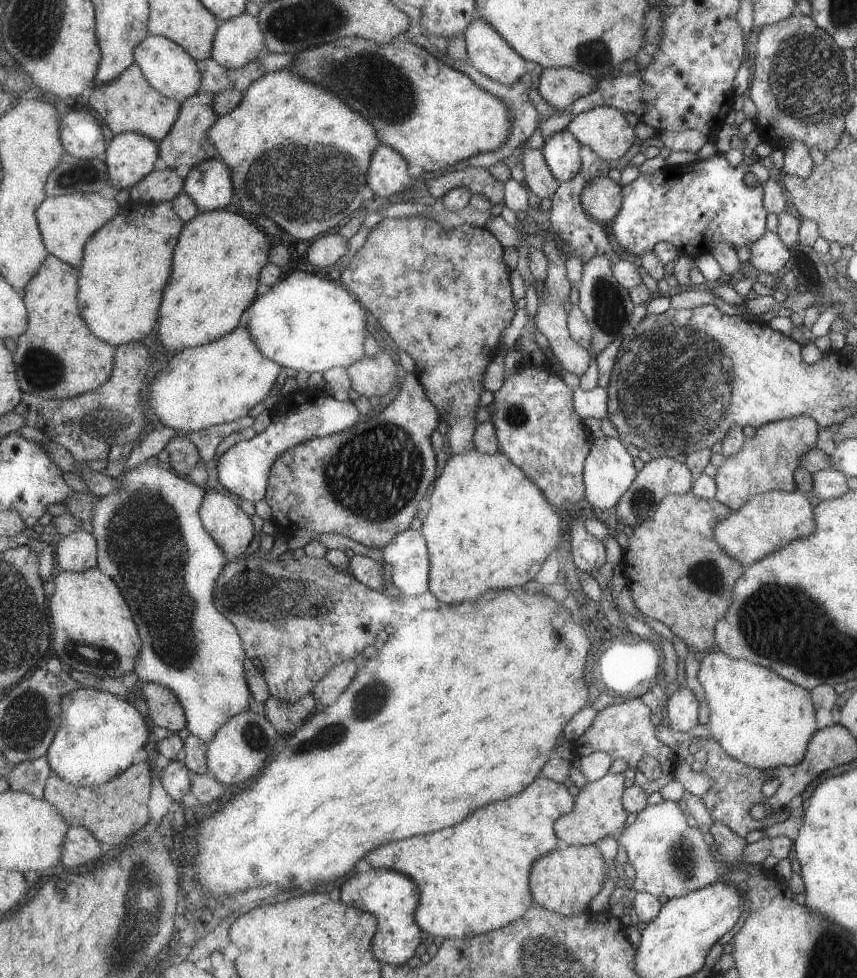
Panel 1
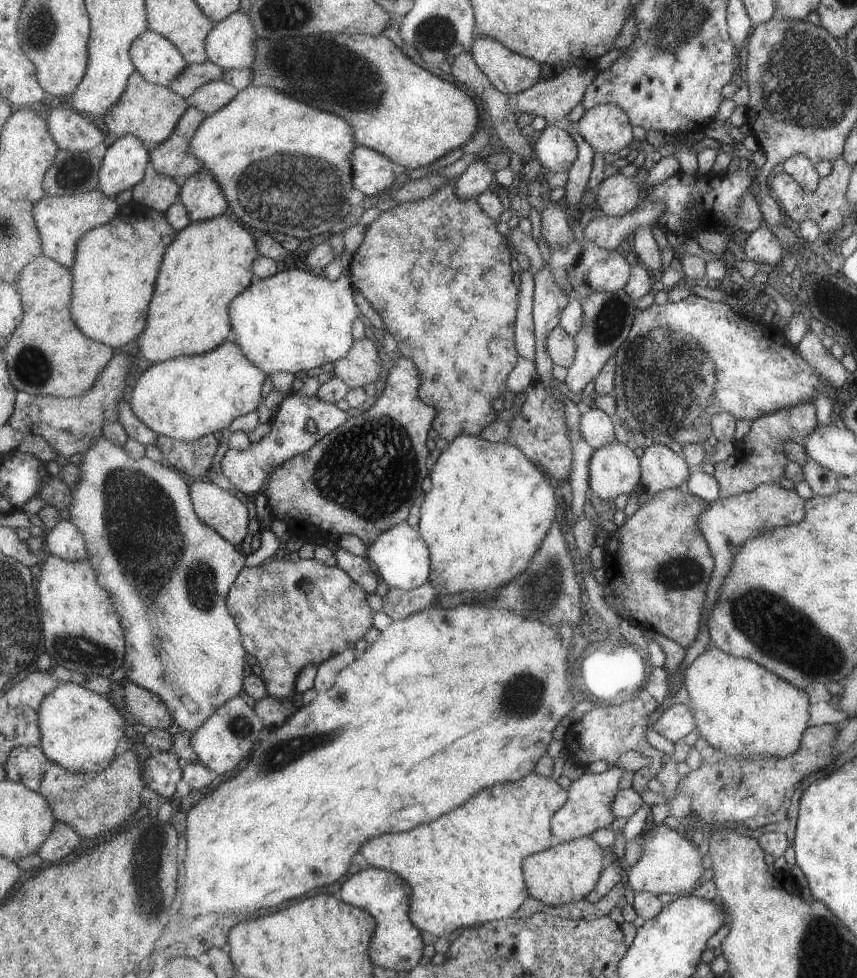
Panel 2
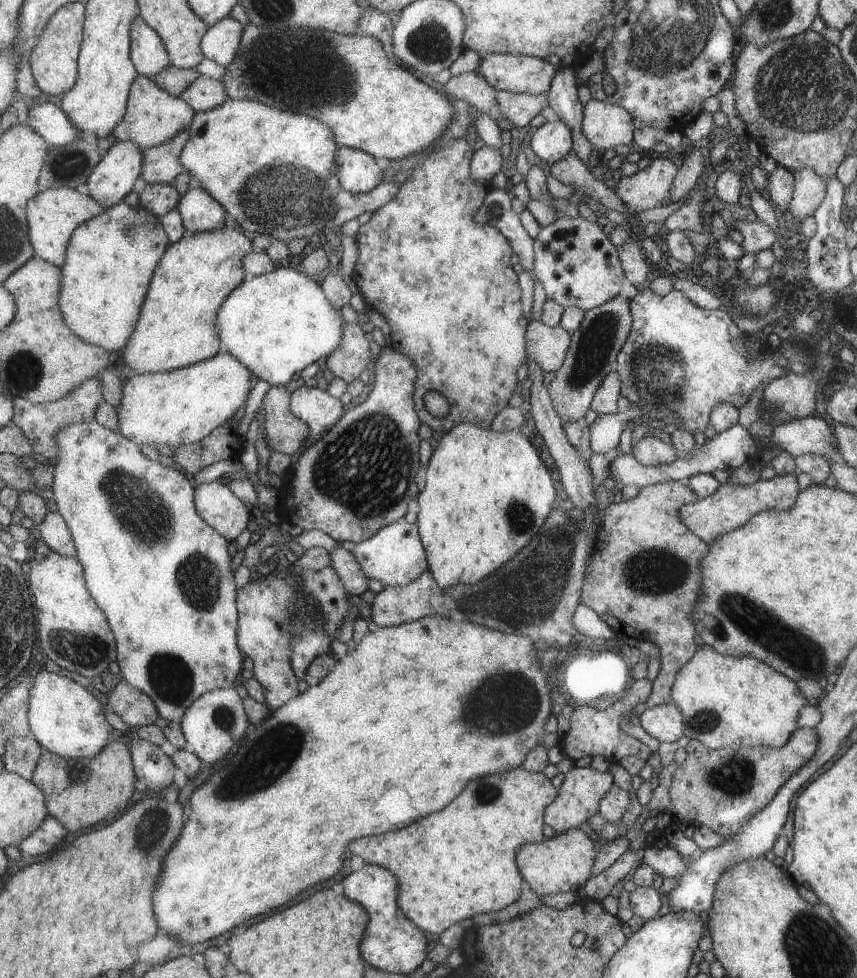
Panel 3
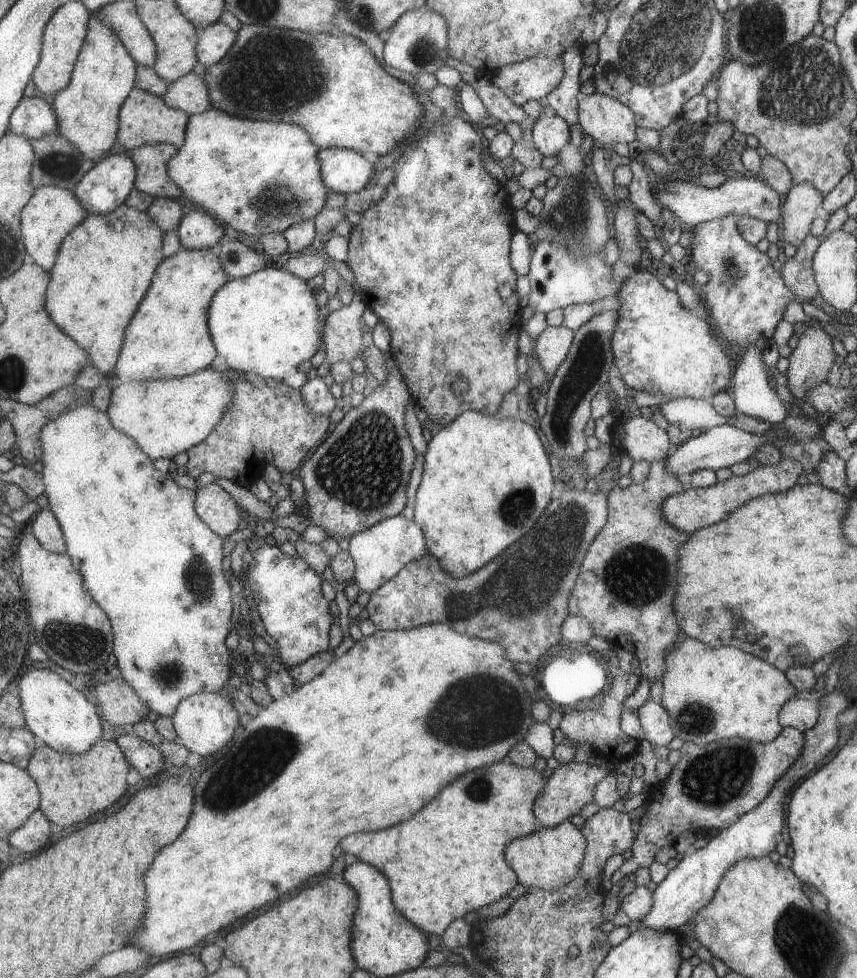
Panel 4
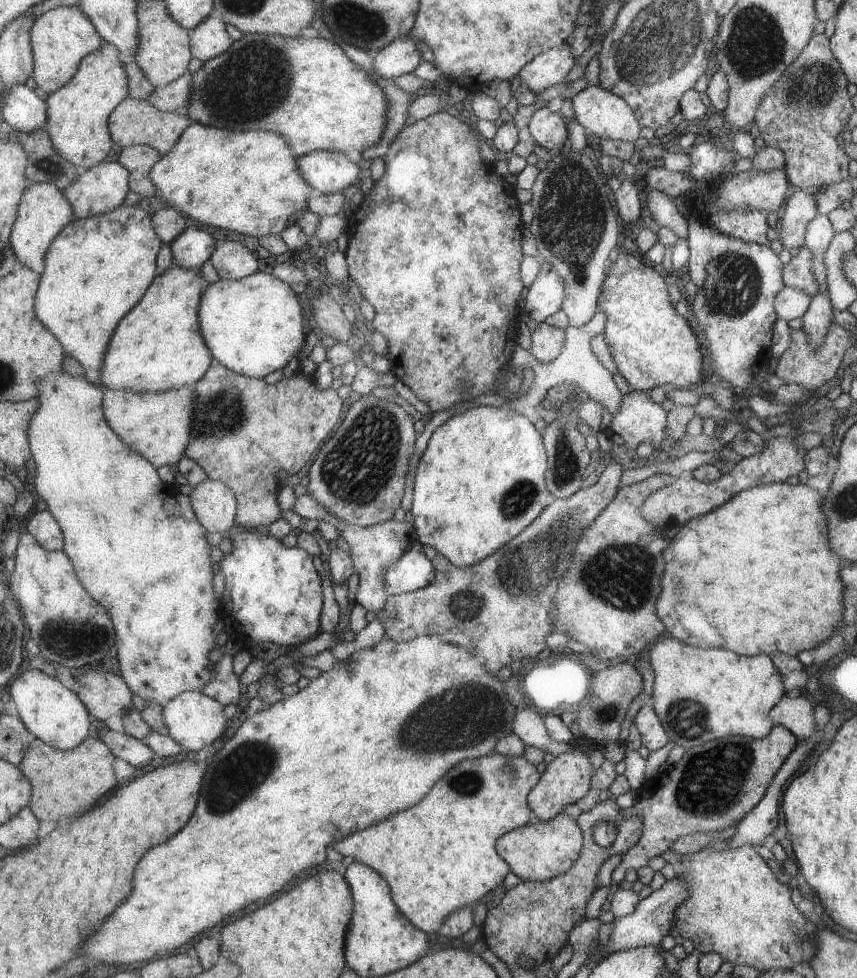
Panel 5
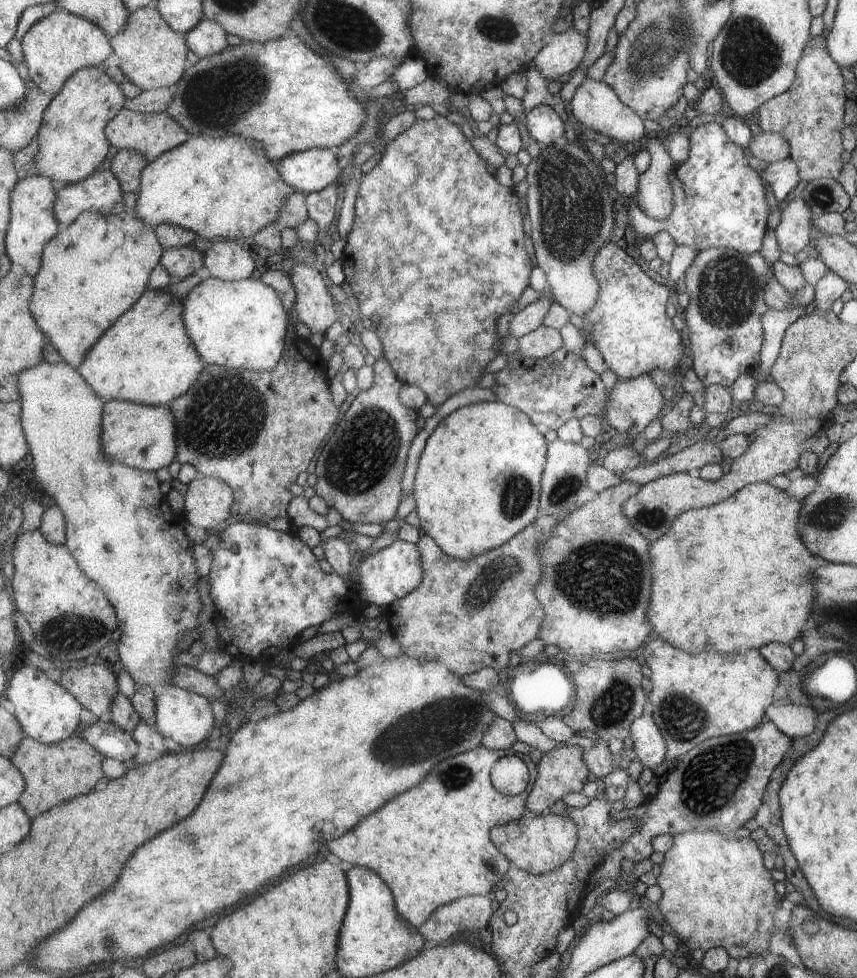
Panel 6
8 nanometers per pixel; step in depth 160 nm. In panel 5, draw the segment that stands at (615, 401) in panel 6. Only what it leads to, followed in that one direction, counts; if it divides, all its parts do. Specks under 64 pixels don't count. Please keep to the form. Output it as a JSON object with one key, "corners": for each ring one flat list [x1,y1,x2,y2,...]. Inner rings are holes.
{"corners":[[639,391,622,396,621,404,607,431,612,444,635,450,641,442,649,442,659,450,659,442,665,438,665,412,651,399,645,400]]}

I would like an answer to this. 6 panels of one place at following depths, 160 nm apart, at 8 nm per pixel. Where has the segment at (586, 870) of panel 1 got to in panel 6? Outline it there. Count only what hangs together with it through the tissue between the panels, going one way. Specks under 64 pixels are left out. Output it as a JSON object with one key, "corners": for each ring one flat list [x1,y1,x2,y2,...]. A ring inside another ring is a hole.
{"corners":[[541,812,534,818,521,817,495,827,491,838,497,848,511,860,511,866,532,875,546,875,562,866,574,852,578,840,578,828,567,814]]}

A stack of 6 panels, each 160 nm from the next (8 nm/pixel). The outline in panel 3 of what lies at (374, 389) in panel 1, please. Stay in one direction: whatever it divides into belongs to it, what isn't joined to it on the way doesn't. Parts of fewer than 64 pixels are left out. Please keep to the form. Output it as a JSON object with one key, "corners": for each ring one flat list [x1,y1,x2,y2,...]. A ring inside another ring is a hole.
{"corners":[[363,320,343,322,343,340,327,358,327,370,349,384,358,380,365,368,372,369,373,352,371,342,365,334,367,330,367,324]]}

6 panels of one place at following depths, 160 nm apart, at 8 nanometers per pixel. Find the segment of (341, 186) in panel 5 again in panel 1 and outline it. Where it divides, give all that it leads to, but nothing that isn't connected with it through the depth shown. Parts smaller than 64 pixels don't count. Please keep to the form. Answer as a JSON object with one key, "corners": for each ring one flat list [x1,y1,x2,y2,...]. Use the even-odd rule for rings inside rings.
{"corners":[[385,144,379,146,368,173,369,188,379,197,388,197,413,188,415,179,409,174,409,165,396,148]]}

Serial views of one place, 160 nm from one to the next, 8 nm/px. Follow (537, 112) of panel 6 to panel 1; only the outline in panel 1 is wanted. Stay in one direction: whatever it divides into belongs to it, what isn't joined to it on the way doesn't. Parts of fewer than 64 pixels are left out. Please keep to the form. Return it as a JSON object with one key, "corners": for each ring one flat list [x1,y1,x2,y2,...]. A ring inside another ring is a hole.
{"corners":[[562,130,553,133,540,148,544,161,558,183,573,179,581,168,577,141,569,131]]}

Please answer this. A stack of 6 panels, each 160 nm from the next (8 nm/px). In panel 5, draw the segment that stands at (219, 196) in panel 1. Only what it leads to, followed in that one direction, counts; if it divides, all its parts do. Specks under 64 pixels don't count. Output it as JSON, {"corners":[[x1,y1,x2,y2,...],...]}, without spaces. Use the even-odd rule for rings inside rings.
{"corners":[[187,227,171,243,175,264,185,268,200,268,215,252,213,233,203,228]]}

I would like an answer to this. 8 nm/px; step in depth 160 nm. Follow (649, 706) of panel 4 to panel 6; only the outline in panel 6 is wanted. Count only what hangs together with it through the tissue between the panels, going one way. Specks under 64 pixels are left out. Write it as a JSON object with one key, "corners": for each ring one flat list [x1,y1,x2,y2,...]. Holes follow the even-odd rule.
{"corners":[[642,714,631,723,632,750,642,768,651,769,661,764,666,744,651,715]]}

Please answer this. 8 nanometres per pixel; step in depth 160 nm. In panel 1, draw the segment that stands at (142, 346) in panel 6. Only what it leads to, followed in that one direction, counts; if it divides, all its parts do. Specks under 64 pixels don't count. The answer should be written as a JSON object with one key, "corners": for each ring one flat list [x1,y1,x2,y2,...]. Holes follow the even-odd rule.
{"corners":[[231,208,201,212,186,223,174,254,173,276,167,283,159,324,153,336,157,338,157,344,165,350,181,352,189,347,209,344,241,326,250,306,257,299,262,268,270,262,272,250,264,229,259,230,250,219]]}

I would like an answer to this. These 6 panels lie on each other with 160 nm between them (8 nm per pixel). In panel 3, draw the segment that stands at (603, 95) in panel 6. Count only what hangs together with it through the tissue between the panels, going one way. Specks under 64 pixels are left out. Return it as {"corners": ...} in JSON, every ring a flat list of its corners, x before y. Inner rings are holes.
{"corners":[[596,99,582,106,581,129,590,146,601,152,631,141,631,115,627,110]]}

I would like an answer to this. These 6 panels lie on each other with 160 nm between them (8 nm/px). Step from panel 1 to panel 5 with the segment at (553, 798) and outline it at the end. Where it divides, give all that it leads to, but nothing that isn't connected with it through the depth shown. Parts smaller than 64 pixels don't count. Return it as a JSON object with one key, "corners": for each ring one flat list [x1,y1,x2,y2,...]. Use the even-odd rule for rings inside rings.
{"corners":[[493,752,490,755,478,759,463,761,459,765,459,768,453,768,451,772,447,772,447,776,445,776,439,784,435,784,435,788,429,792,429,796,423,798,417,806,409,808,407,812,399,812,399,814,387,818,383,824,379,824,379,826,375,826,375,828,367,828,365,832,357,832,355,836,349,836,349,838,341,840,339,844,335,844,335,848,337,848,342,855,350,856,357,862,364,863,372,869,382,873,382,875,387,878,387,882,391,885,391,888,393,888,392,895,394,896,395,904,398,904,401,912,406,914,417,928,428,933,438,933,440,928,446,923,448,917,450,917,455,911,458,911,467,905,473,905,474,903,484,901,484,896,488,892,491,892,491,890,494,890,494,888,497,888,497,886,501,886,503,882,505,882,505,878,509,876,509,872,512,872,511,865,498,853,497,840,502,838,502,836,506,835,508,832,532,822,534,817,532,810,530,809,529,800,525,800,525,796,529,796,530,788,533,788,535,784,538,783,539,779,540,776,537,774,535,766,529,764,529,762,527,762,522,756,508,757,504,754],[503,767,510,767,510,769,514,771,514,779,510,784,502,784,498,777,498,771]]}

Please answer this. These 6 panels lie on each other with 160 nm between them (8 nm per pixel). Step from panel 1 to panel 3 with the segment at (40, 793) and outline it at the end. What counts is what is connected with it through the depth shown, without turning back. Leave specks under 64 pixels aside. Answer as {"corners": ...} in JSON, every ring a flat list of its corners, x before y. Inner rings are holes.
{"corners":[[15,735,6,744,6,754,3,756,5,769,31,781,44,751,35,736]]}

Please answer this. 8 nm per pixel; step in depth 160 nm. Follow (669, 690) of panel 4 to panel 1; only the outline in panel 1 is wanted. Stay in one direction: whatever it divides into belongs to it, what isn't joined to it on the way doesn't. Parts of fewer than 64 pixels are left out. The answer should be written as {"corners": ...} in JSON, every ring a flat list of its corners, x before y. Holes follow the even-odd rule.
{"corners":[[721,651,705,654,696,679,709,710,710,736,735,760,756,769,801,763,817,728,810,691,785,680,771,669,731,659]]}

